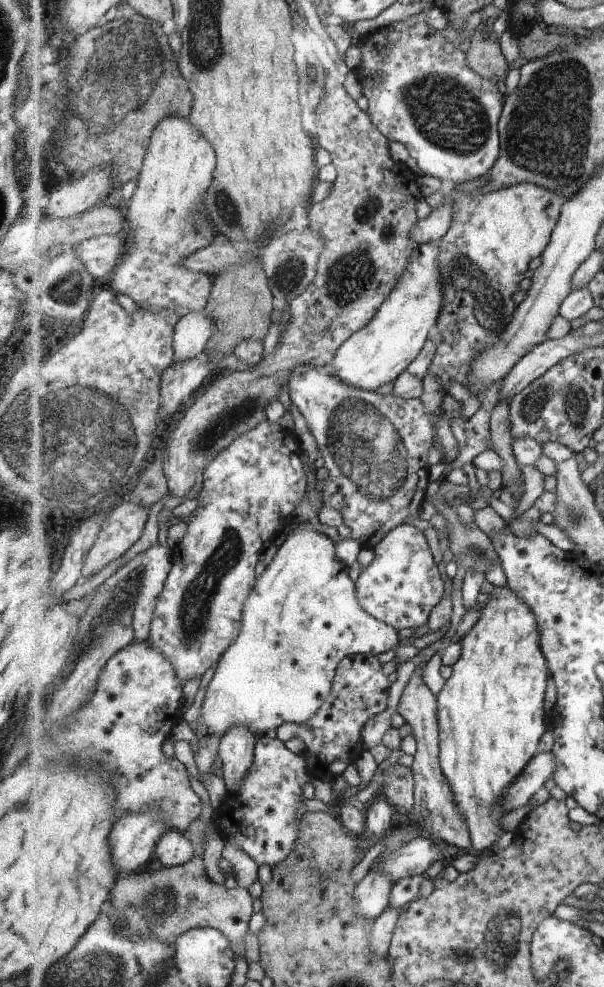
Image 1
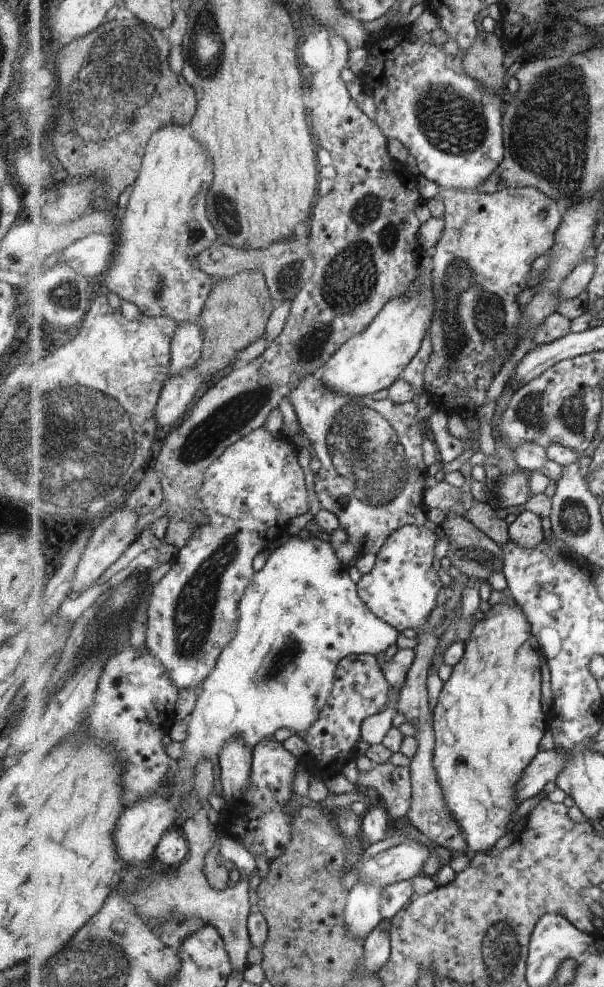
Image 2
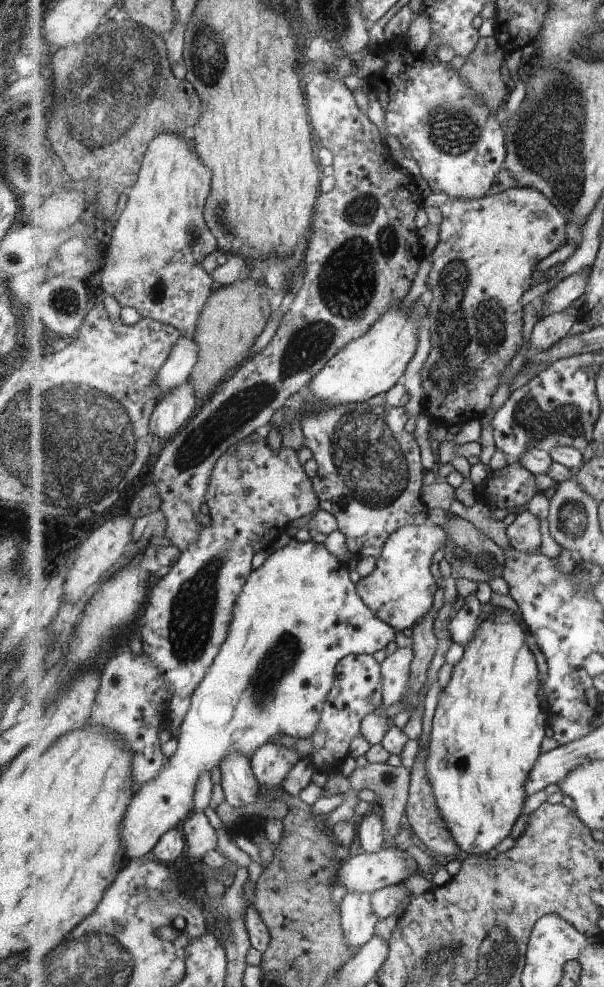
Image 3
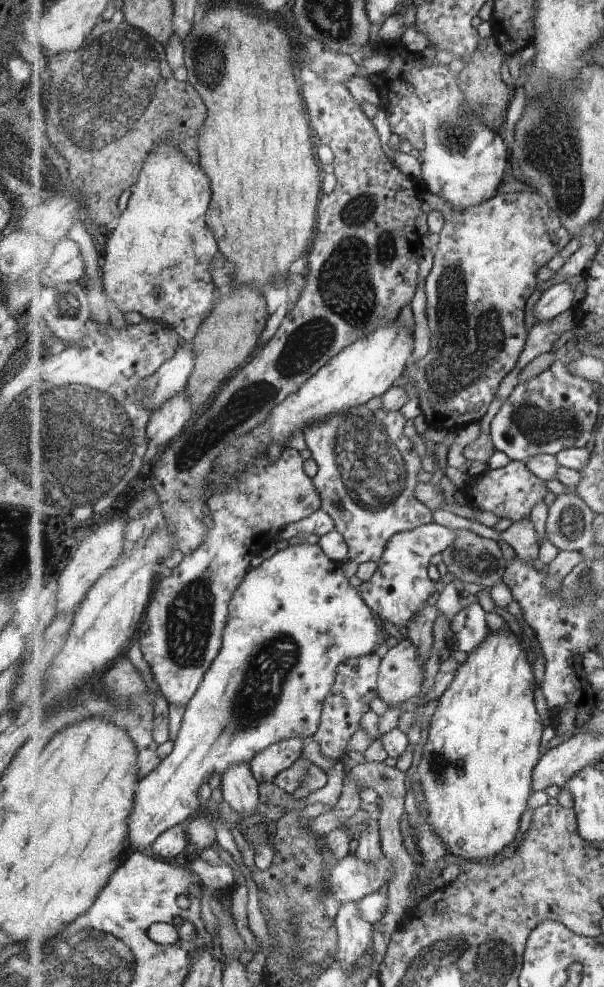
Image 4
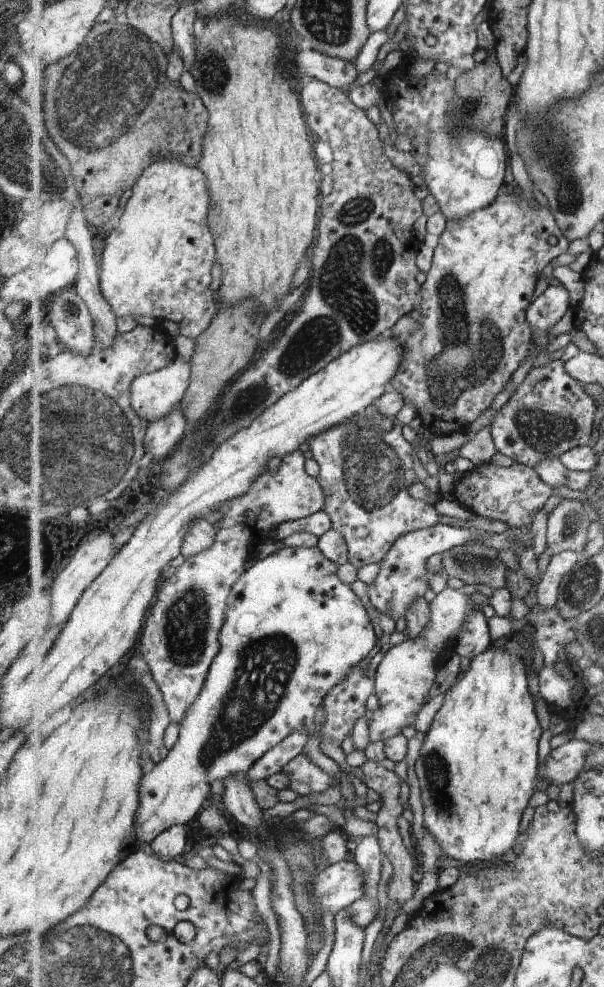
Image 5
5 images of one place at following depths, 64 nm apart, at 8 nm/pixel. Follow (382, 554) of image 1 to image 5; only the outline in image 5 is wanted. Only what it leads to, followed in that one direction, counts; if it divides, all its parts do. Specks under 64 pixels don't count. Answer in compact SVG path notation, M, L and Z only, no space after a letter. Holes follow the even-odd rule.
M437 523L435 526L421 530L411 531L402 534L394 542L394 546L386 554L386 558L381 562L381 569L376 579L367 585L367 596L370 604L379 613L391 615L397 618L407 618L412 604L425 596L429 592L430 575L427 572L427 560L433 554L443 554L459 545L464 545L469 541L479 541L485 543L495 550L511 550L516 556L520 555L522 543L514 540L514 533L511 529L500 533L490 534L482 538L471 530L465 530L454 526Z

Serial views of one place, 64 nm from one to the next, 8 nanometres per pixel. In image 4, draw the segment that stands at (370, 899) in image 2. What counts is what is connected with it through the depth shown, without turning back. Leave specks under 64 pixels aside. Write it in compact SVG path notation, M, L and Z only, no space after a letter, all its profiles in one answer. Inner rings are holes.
M361 900L340 905L335 916L340 945L335 965L350 969L363 958L373 940L373 923L362 915Z

